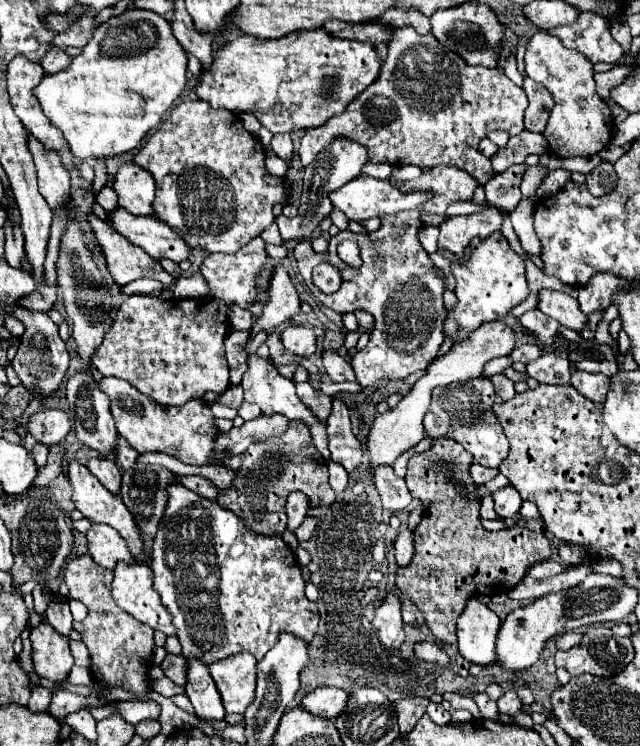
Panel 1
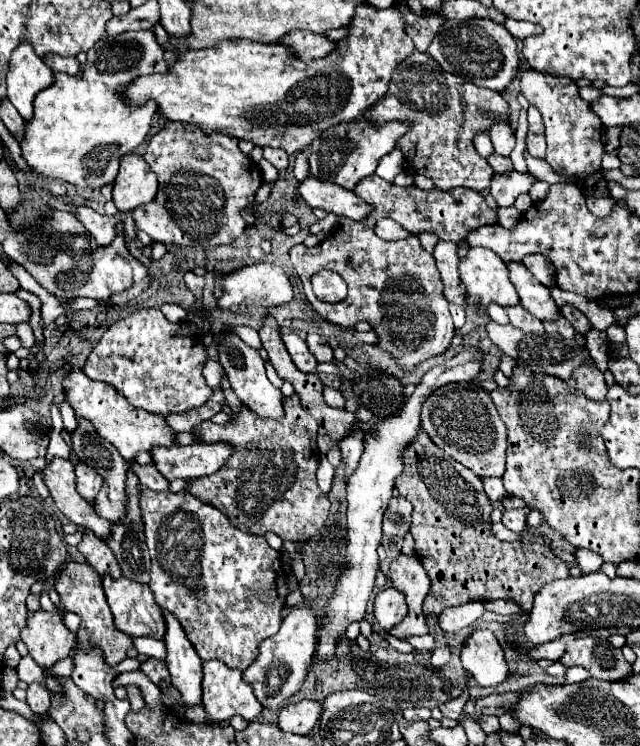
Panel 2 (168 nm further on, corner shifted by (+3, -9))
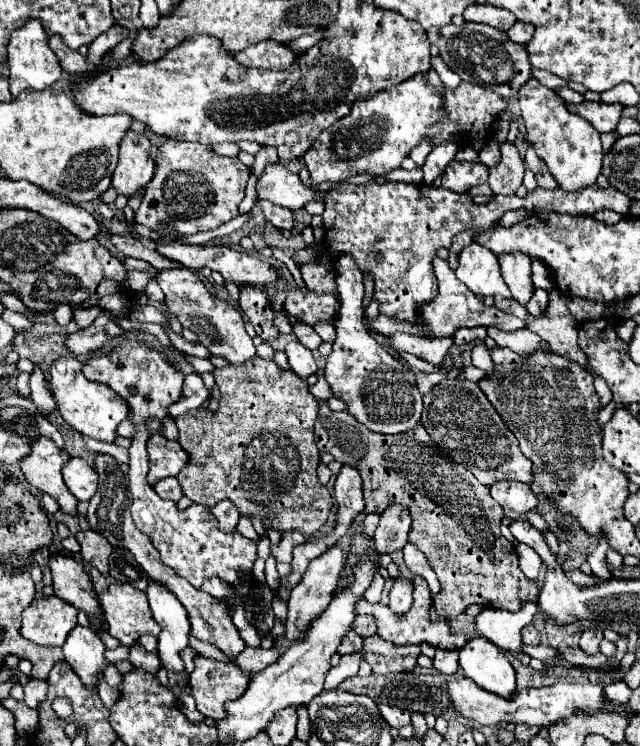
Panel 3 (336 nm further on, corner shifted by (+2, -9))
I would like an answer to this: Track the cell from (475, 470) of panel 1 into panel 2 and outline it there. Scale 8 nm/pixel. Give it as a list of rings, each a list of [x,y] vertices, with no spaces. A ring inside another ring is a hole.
[[[483,478],[483,484],[485,484],[485,494],[487,494],[493,502],[511,496],[511,494],[505,490],[501,478]]]

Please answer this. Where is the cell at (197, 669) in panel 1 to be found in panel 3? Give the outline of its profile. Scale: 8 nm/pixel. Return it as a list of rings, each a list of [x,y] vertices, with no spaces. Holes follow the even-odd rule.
[[[150,582],[146,588],[150,610],[162,632],[158,636],[158,656],[168,672],[186,672],[180,652],[190,640],[190,622],[184,606],[160,582]]]

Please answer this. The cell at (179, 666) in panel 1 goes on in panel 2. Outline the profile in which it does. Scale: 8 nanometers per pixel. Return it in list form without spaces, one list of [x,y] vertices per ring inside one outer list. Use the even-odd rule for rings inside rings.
[[[147,658],[143,664],[141,664],[141,670],[147,674],[147,678],[161,686],[161,688],[167,688],[171,684],[171,676],[169,676],[169,670],[167,670],[167,664],[165,660],[155,660],[155,658]]]

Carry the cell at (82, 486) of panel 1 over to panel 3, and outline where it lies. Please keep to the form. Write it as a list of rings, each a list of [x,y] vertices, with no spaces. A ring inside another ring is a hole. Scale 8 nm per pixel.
[[[40,438],[32,444],[32,454],[24,460],[22,472],[34,488],[50,494],[64,514],[78,516],[78,498],[72,498],[62,478],[62,468],[68,460],[70,456],[64,450],[52,446],[48,438]]]

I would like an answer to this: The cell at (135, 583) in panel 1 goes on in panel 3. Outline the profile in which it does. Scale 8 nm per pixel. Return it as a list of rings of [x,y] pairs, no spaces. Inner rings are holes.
[[[92,568],[88,574],[90,574],[92,582],[94,582],[94,590],[96,590],[100,606],[104,610],[104,620],[108,622],[108,632],[114,638],[118,638],[126,646],[132,646],[142,634],[152,634],[152,636],[160,634],[160,626],[152,618],[146,592],[134,588],[132,584],[124,584],[124,582],[112,578],[112,576],[102,576],[96,568]]]

